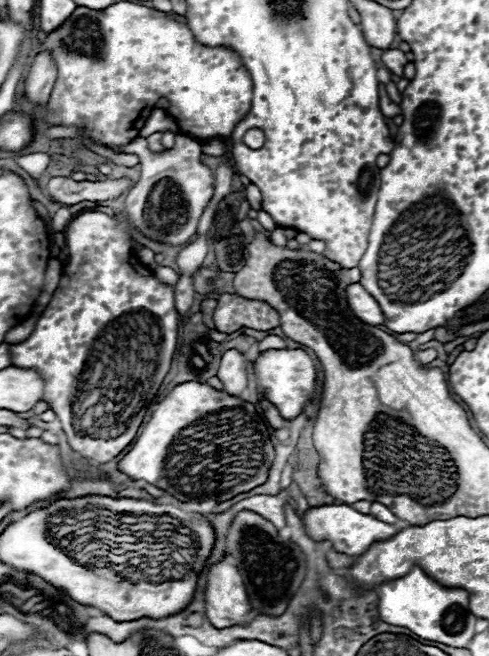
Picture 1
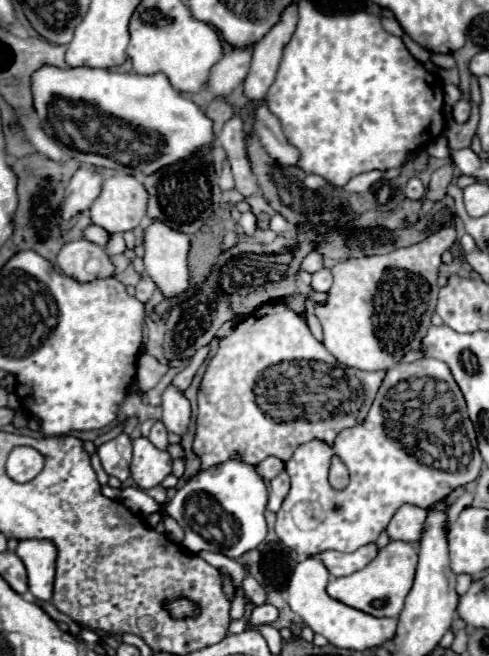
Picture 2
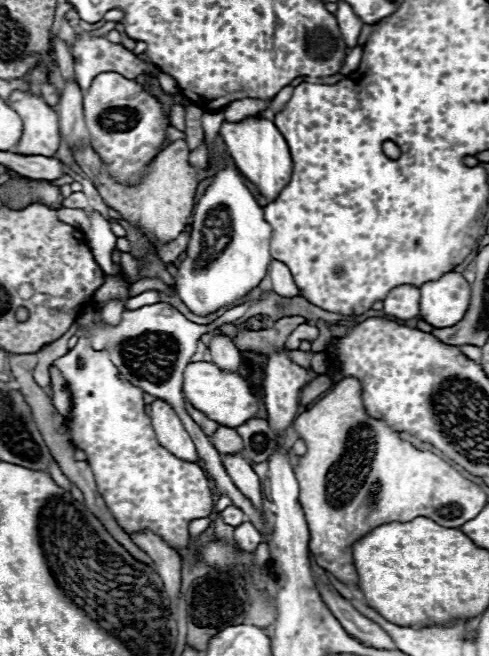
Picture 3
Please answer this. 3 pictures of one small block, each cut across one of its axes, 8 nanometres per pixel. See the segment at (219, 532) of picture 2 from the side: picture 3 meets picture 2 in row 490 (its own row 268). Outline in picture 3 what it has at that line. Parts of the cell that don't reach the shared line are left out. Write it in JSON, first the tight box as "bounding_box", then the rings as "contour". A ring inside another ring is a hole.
{"bounding_box":[174,166,270,316],"contour":[[[232,166],[214,174],[214,182],[208,186],[194,210],[194,222],[186,258],[178,264],[174,288],[180,300],[198,316],[210,316],[226,306],[236,306],[260,284],[270,264],[270,224],[264,220],[264,210],[246,188],[240,172]]]}

